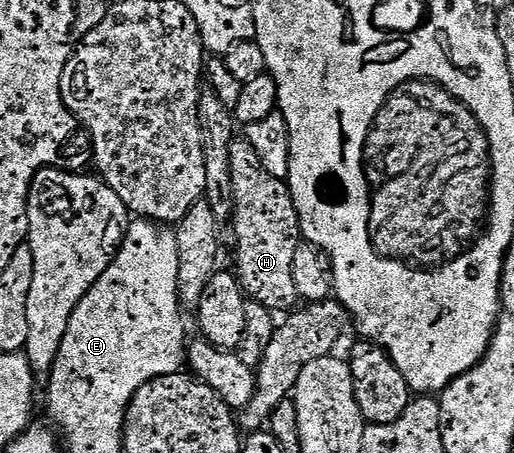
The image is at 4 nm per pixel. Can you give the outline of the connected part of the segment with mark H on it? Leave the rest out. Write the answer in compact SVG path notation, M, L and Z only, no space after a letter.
M244 140L234 141L231 148L231 176L233 242L237 245L235 277L241 283L248 301L258 302L263 308L274 312L288 311L299 302L293 273L295 252L303 238L293 195L286 183L275 180L275 176L259 164L255 148Z

